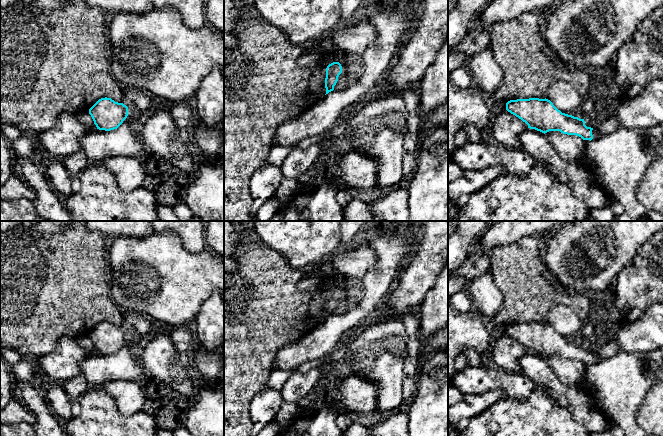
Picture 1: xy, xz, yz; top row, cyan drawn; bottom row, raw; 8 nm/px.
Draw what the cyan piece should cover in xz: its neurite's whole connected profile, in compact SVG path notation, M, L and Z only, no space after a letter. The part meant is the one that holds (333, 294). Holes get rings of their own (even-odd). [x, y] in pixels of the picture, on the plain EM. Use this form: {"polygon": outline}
{"polygon": "M333 286L326 292L325 312L326 318L334 314L339 299L342 297L342 290L339 286Z"}

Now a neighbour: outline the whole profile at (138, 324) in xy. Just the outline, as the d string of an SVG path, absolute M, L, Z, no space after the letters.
M123 311L122 319L123 328L132 332L135 336L143 337L151 331L151 322L145 315Z

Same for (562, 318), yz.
M557 305L548 312L546 323L562 337L571 339L579 337L585 321L581 320L568 305Z

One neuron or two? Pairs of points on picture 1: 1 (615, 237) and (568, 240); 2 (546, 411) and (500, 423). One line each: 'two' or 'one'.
1: one
2: one

